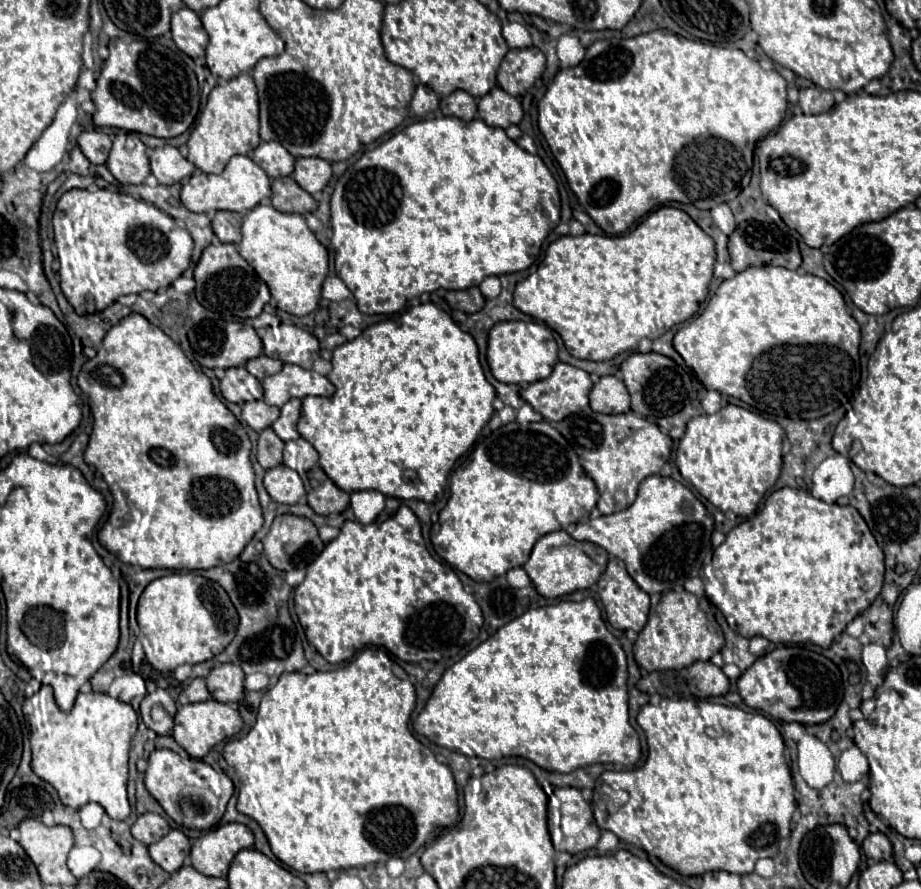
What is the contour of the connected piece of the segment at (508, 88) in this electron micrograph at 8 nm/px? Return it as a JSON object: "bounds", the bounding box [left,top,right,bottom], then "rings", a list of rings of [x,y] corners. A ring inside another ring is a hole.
{"bounds":[497,48,545,96],"rings":[[[515,48],[503,58],[497,72],[497,82],[505,92],[511,92],[511,96],[523,96],[543,74],[543,70],[545,56],[539,48]]]}

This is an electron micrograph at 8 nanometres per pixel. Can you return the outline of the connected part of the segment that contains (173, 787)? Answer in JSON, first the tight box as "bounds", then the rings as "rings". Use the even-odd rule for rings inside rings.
{"bounds":[145,748,233,830],"rings":[[[161,748],[161,750],[153,750],[151,756],[149,756],[149,766],[147,766],[147,772],[145,772],[145,786],[149,790],[149,794],[163,806],[163,810],[167,812],[167,816],[171,816],[179,826],[183,828],[199,828],[199,830],[207,830],[207,828],[213,828],[223,812],[225,812],[225,806],[233,794],[233,782],[225,776],[225,774],[219,774],[215,772],[209,764],[205,764],[203,760],[193,760],[193,758],[181,758],[179,754],[175,754],[173,750],[167,750],[167,748]],[[187,786],[197,786],[197,788],[209,788],[219,804],[217,804],[217,814],[205,814],[205,816],[197,816],[197,818],[189,818],[181,812],[179,808],[179,794],[183,788]]]}

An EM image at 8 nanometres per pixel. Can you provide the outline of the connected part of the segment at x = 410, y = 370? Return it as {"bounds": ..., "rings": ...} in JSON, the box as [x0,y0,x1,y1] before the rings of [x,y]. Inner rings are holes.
{"bounds":[297,302,495,502],"rings":[[[427,302],[427,304],[411,306],[409,310],[405,310],[395,320],[385,320],[385,322],[379,322],[379,324],[365,328],[361,332],[361,336],[357,336],[355,340],[349,340],[349,342],[345,342],[333,350],[331,364],[333,364],[333,370],[327,378],[335,384],[335,388],[337,388],[335,394],[329,398],[317,398],[317,396],[303,398],[303,414],[301,414],[301,420],[297,426],[299,434],[305,440],[311,440],[311,444],[315,444],[315,450],[319,452],[319,464],[327,472],[327,476],[345,492],[377,490],[385,496],[395,496],[401,500],[415,498],[415,500],[423,500],[423,502],[437,502],[443,496],[447,476],[449,476],[453,464],[457,462],[457,458],[461,454],[465,454],[473,446],[473,442],[481,434],[483,426],[489,422],[489,418],[495,412],[493,410],[495,388],[487,382],[487,378],[483,374],[483,368],[479,362],[479,348],[477,348],[473,336],[469,332],[461,330],[447,312],[437,308],[433,302]]]}

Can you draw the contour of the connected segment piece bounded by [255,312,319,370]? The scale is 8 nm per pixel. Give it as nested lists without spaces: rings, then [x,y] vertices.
[[[265,312],[255,318],[255,324],[267,324],[259,334],[269,358],[297,364],[307,370],[313,366],[313,360],[319,358],[319,340],[307,330],[283,324],[275,314]]]

